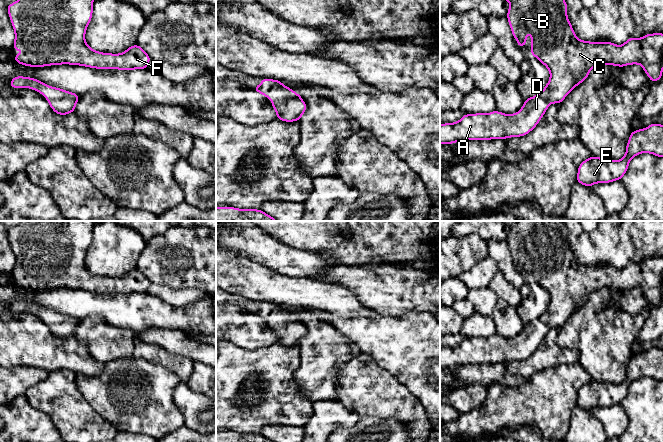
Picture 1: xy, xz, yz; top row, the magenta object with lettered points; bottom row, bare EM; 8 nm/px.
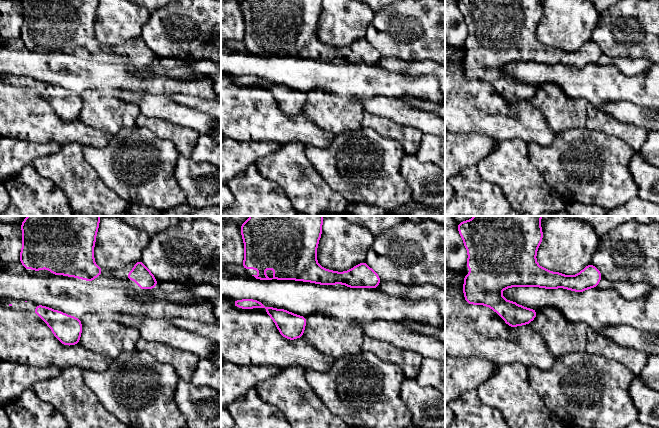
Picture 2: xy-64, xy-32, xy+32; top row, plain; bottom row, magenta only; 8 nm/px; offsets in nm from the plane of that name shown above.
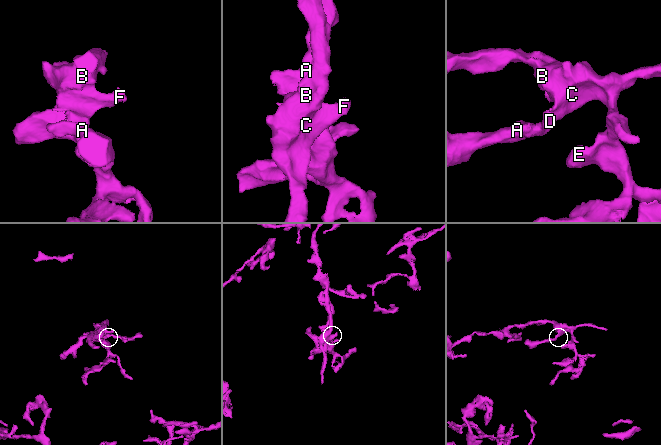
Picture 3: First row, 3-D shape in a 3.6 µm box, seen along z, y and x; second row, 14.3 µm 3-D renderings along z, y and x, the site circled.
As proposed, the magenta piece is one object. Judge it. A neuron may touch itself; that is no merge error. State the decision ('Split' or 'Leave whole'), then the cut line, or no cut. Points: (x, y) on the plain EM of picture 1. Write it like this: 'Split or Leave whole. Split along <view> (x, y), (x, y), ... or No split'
Leave whole. No split

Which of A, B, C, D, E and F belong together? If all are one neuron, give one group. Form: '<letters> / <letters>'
A B C D E F

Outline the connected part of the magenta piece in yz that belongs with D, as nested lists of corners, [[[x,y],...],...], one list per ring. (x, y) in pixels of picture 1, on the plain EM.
[[[503,221],[510,227],[508,246],[517,269],[526,268],[526,256],[532,261],[530,277],[550,295],[546,311],[529,323],[515,338],[493,335],[488,338],[465,338],[458,346],[440,349],[440,367],[452,368],[465,364],[486,364],[525,360],[535,352],[548,330],[561,327],[563,323],[581,306],[585,305],[593,291],[608,288],[623,291],[640,288],[651,306],[660,304],[663,295],[663,258],[647,258],[642,262],[629,262],[623,269],[612,266],[588,266],[575,260],[567,242],[567,228],[563,221]]]

